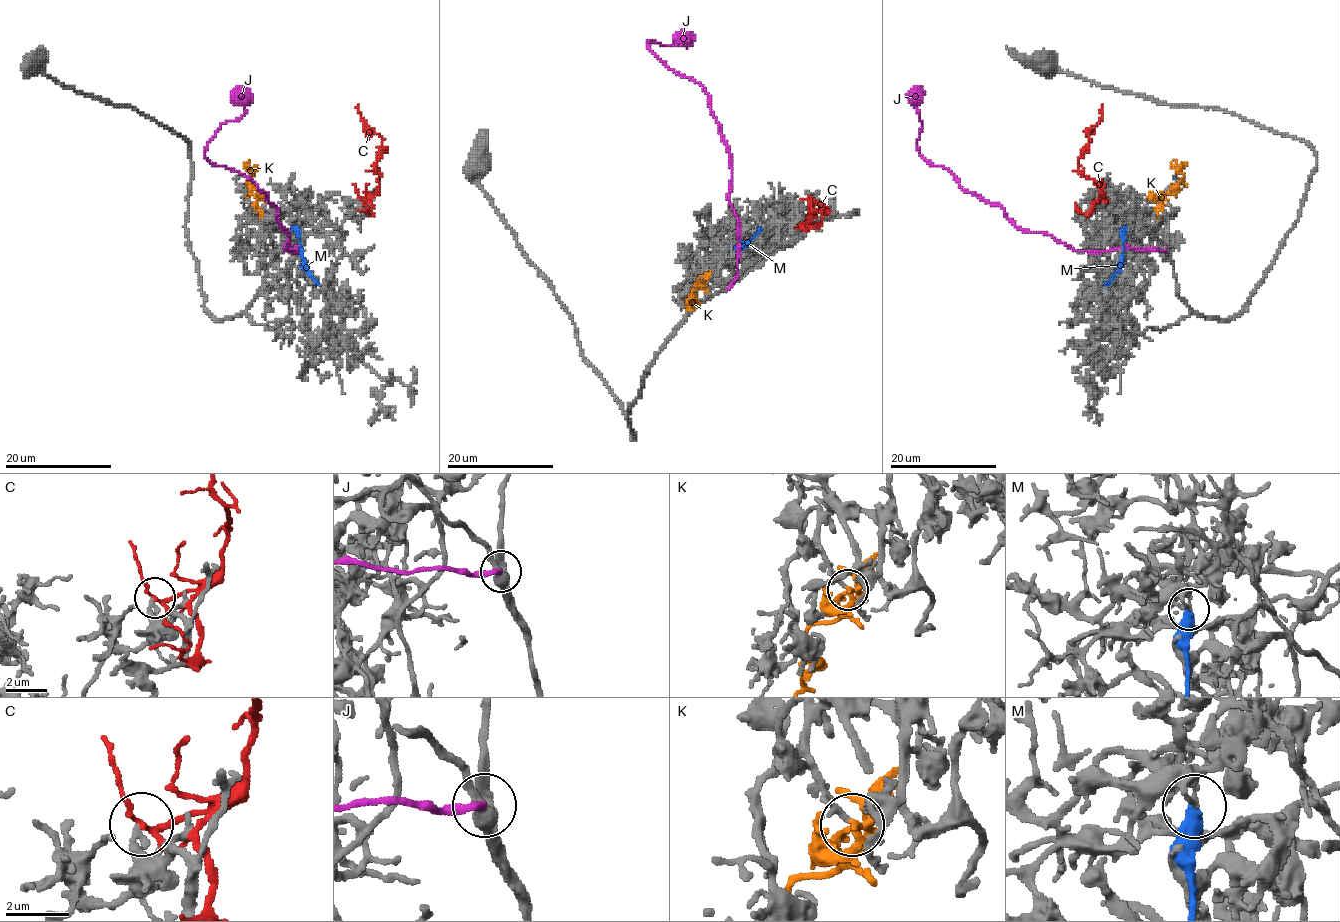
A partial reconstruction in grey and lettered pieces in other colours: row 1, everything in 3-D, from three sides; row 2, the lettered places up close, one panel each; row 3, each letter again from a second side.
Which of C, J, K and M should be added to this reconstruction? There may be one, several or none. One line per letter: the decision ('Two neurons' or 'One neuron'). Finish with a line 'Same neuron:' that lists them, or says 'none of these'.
C: Two neurons
J: Two neurons
K: One neuron
M: Two neurons
Same neuron: K

